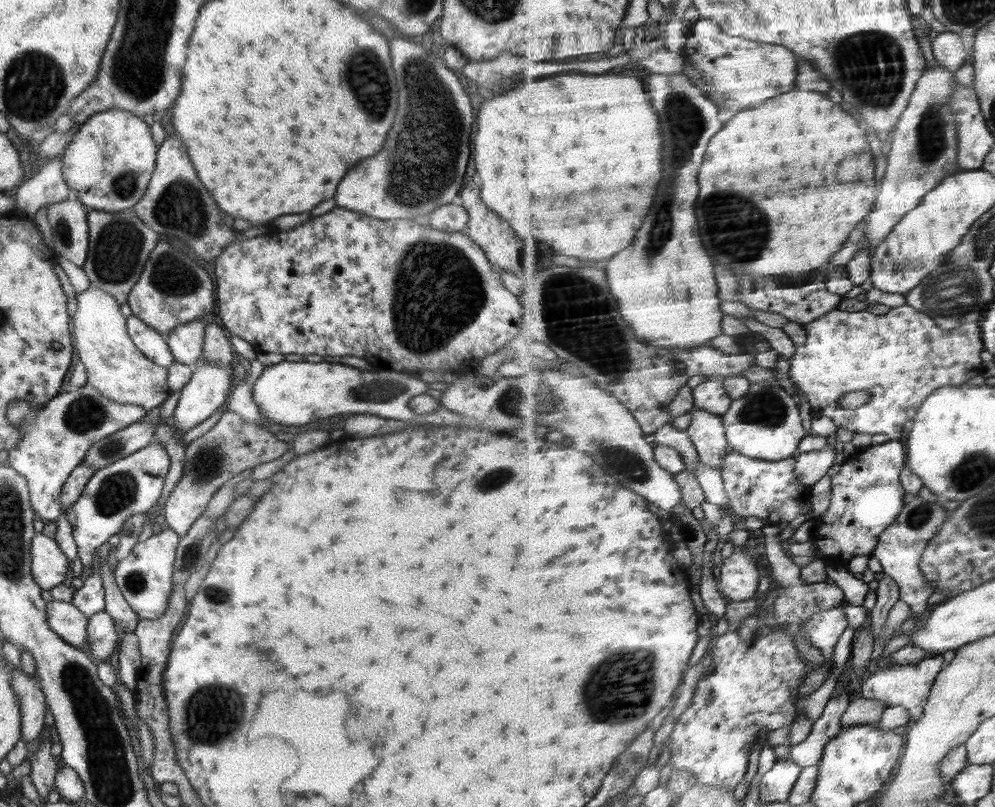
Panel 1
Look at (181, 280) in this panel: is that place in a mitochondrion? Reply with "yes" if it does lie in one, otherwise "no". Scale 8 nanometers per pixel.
yes

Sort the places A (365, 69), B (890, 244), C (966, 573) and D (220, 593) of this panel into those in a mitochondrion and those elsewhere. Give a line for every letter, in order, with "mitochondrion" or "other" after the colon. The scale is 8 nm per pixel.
A: mitochondrion
B: other
C: other
D: mitochondrion

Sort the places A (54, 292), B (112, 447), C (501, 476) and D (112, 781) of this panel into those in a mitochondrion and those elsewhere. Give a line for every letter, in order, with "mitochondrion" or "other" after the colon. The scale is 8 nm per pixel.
A: other
B: mitochondrion
C: mitochondrion
D: mitochondrion

